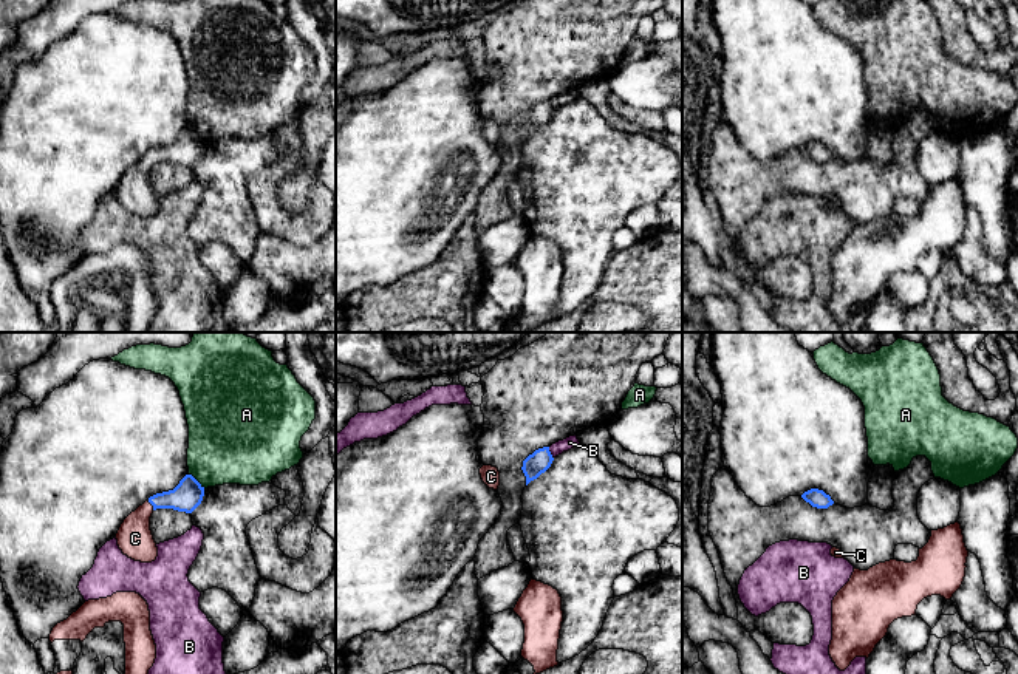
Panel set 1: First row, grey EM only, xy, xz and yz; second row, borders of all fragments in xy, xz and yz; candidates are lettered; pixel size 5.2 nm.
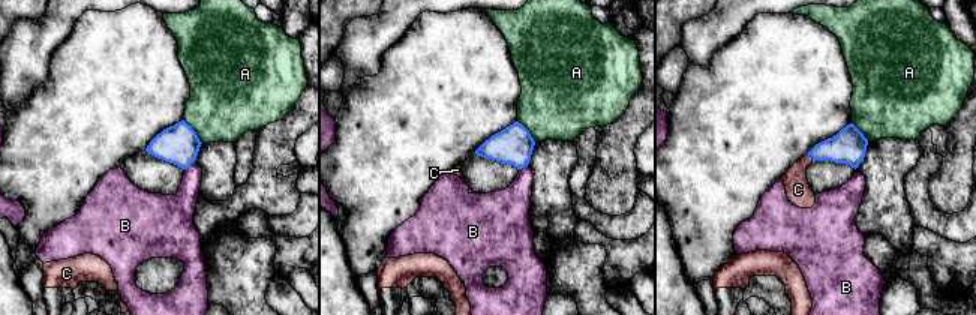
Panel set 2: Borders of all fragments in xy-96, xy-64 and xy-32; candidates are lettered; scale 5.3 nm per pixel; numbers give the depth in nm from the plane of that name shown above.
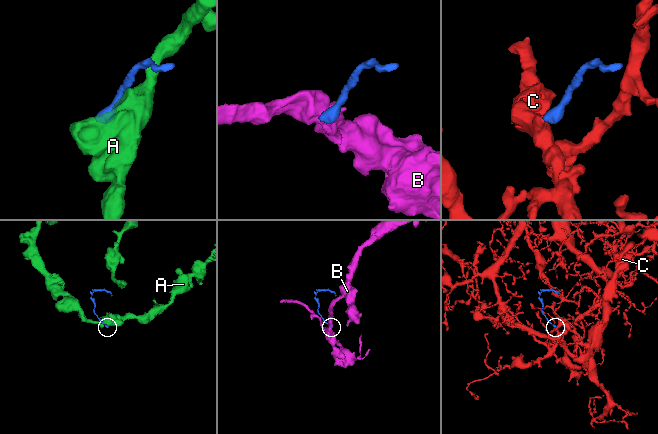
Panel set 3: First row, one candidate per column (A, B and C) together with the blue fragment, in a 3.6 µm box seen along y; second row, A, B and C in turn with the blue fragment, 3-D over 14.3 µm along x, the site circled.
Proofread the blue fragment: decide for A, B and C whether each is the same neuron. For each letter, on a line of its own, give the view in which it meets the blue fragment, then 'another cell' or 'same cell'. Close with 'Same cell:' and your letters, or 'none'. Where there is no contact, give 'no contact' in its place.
A: meets blue in xy; another cell
B: meets blue in xz; another cell
C: meets blue in xy; same cell
Same cell: C

